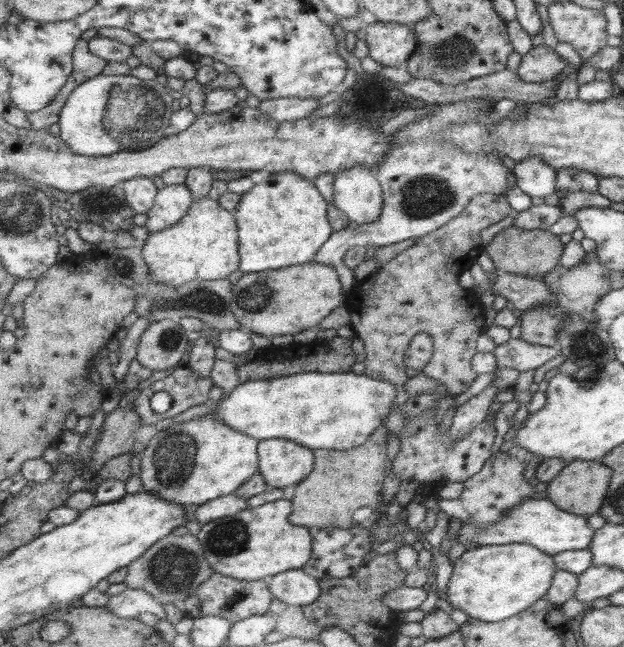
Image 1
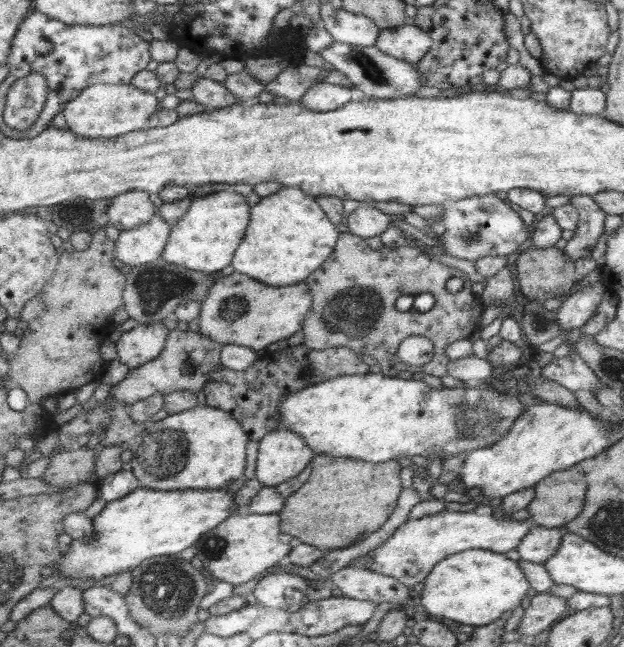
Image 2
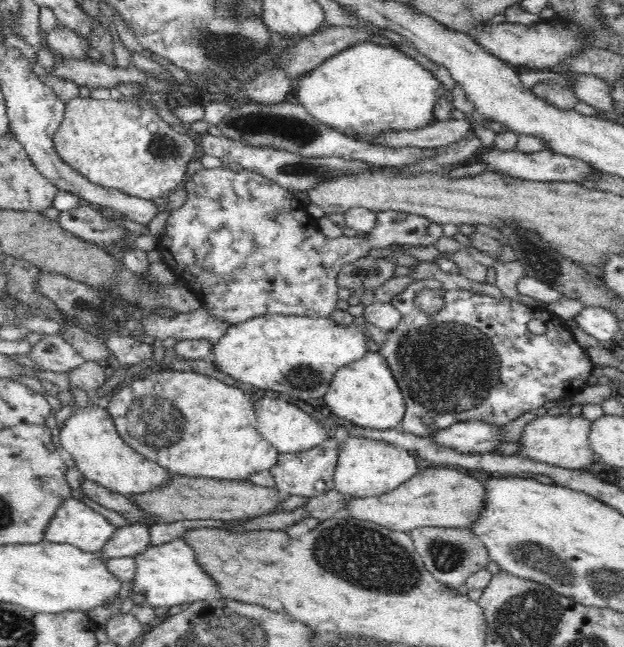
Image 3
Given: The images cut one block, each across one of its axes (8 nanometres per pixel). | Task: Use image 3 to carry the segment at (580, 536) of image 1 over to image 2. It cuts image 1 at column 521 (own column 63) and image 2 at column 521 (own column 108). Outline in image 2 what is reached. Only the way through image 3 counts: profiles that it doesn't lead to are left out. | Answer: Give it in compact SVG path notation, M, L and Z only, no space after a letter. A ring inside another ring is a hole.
M487 501L467 512L444 510L439 514L401 523L383 544L369 552L370 561L360 567L393 576L397 581L412 588L415 584L423 584L436 564L448 556L472 549L498 553L513 550L533 525L535 524L532 524L529 518L523 521L510 520L508 516L499 514L498 508L491 507Z

